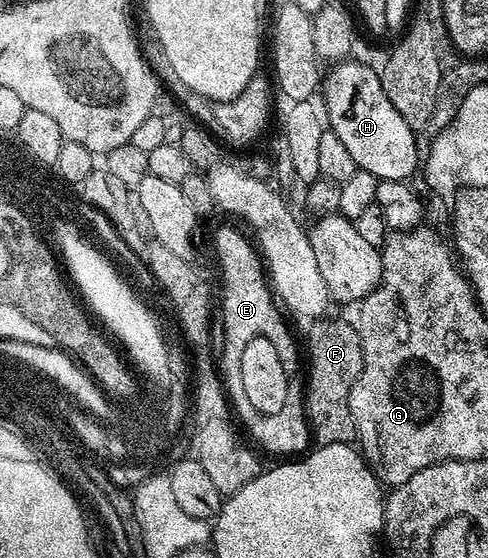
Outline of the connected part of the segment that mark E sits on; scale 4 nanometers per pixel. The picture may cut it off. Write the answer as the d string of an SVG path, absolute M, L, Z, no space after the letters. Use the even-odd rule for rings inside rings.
M221 228L213 236L213 252L217 255L217 264L221 267L221 362L219 358L219 377L224 385L226 397L239 392L239 384L243 384L243 374L239 374L239 362L247 342L251 338L262 336L275 346L279 358L287 366L296 365L297 348L299 352L299 340L289 333L285 320L281 317L282 309L271 291L270 282L267 279L266 269L263 267L262 257L255 247L254 241L244 236L237 228Z

